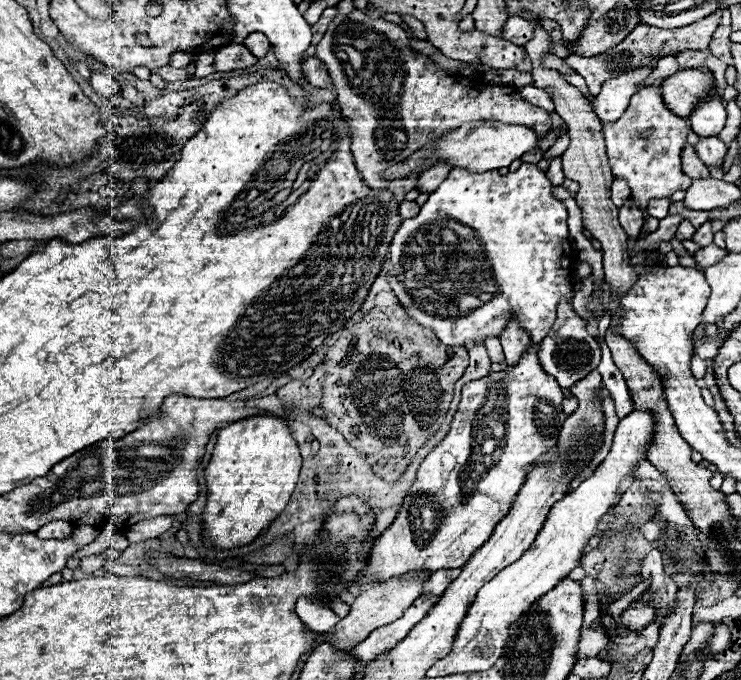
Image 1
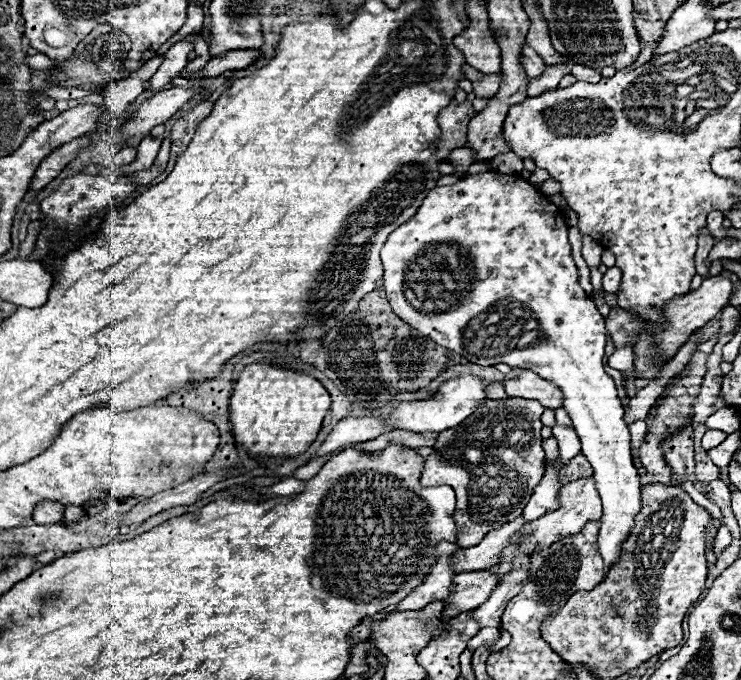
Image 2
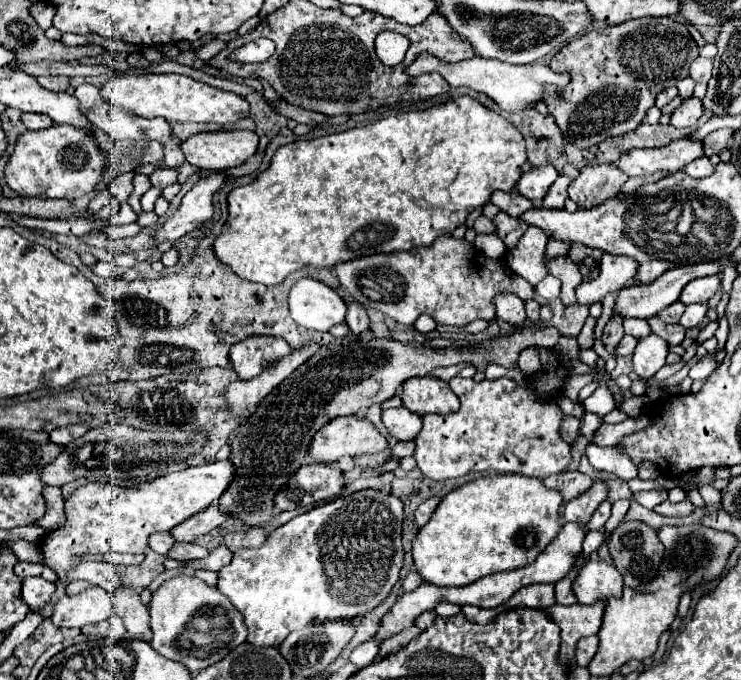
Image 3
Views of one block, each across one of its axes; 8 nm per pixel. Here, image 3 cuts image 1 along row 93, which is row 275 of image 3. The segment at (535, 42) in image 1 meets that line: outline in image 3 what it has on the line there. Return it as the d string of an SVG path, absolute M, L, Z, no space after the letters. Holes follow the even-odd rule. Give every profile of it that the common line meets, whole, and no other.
M558 256L558 258L552 258L548 260L546 258L546 268L550 274L554 274L556 278L560 278L562 282L562 292L560 292L560 300L564 304L574 304L576 302L576 296L574 296L574 288L582 282L582 276L578 272L578 266L568 258L568 256Z

